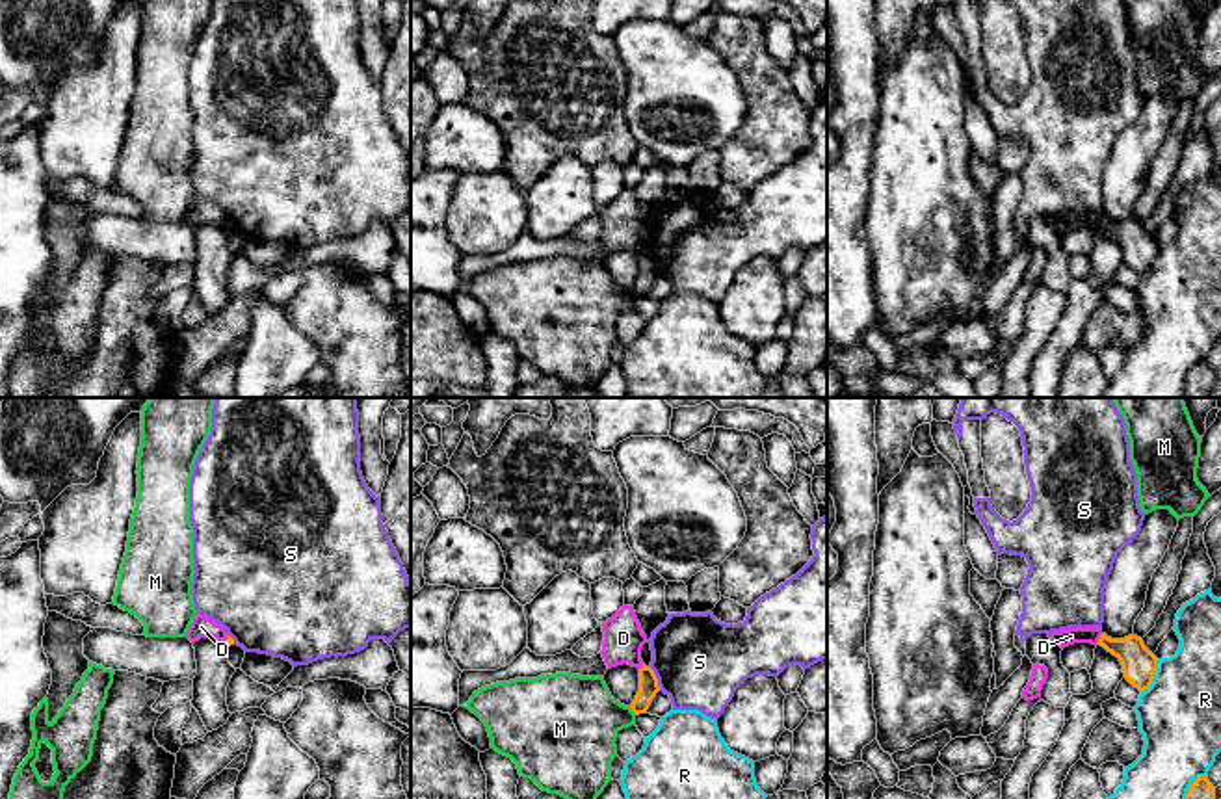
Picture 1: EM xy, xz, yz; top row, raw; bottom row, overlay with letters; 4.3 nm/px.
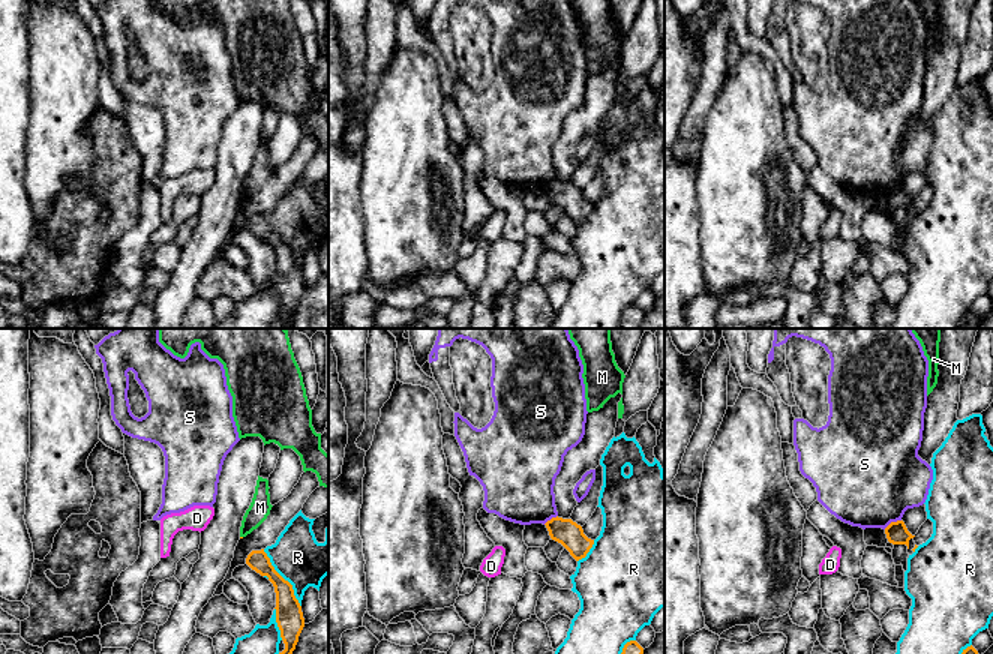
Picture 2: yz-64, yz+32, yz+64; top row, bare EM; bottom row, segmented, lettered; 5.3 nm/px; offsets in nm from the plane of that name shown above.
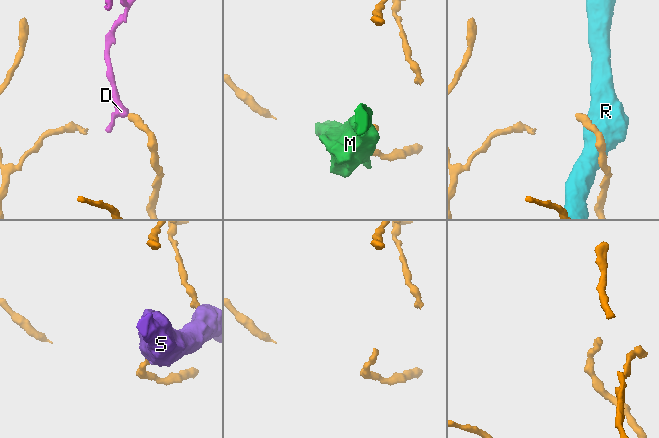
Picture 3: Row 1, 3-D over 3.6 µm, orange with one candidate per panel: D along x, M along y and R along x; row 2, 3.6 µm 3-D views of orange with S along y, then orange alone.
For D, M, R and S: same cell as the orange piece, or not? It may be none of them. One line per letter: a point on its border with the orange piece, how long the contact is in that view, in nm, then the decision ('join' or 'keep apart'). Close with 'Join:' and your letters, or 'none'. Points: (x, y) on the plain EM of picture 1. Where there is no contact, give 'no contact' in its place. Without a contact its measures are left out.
D: meets orange in yz at (1099, 223); contact 60 nm long; keep apart
M: meets orange in xz at (632, 294); contact 50 nm long; keep apart
R: meets orange in yz at (1153, 261); contact 170 nm long; keep apart
S: meets orange in xz at (656, 262); contact 120 nm long; keep apart
Join: none

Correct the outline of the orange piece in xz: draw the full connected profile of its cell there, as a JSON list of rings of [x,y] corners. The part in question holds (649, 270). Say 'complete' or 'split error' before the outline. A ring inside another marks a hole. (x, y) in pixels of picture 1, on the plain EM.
complete; [[[643,249],[639,253],[639,275],[630,290],[632,295],[636,299],[645,297],[658,275],[660,275],[660,269],[654,255]]]

